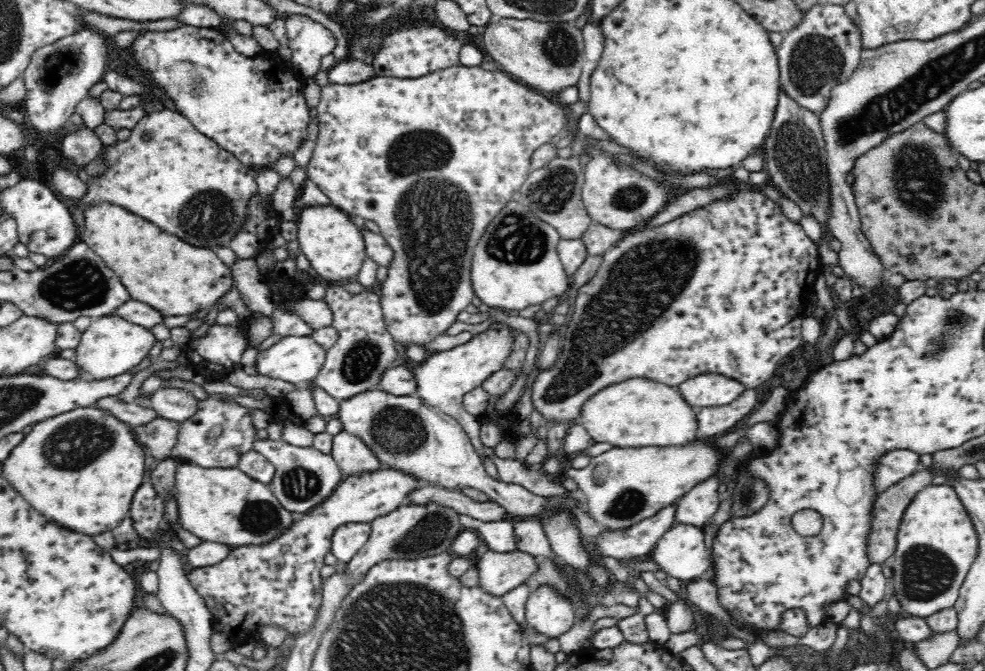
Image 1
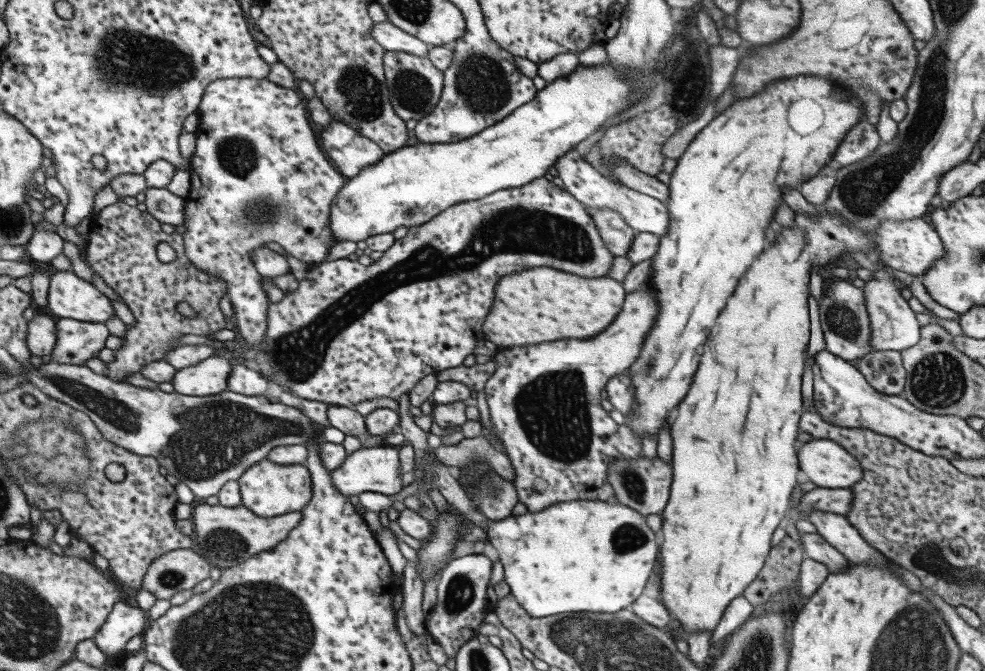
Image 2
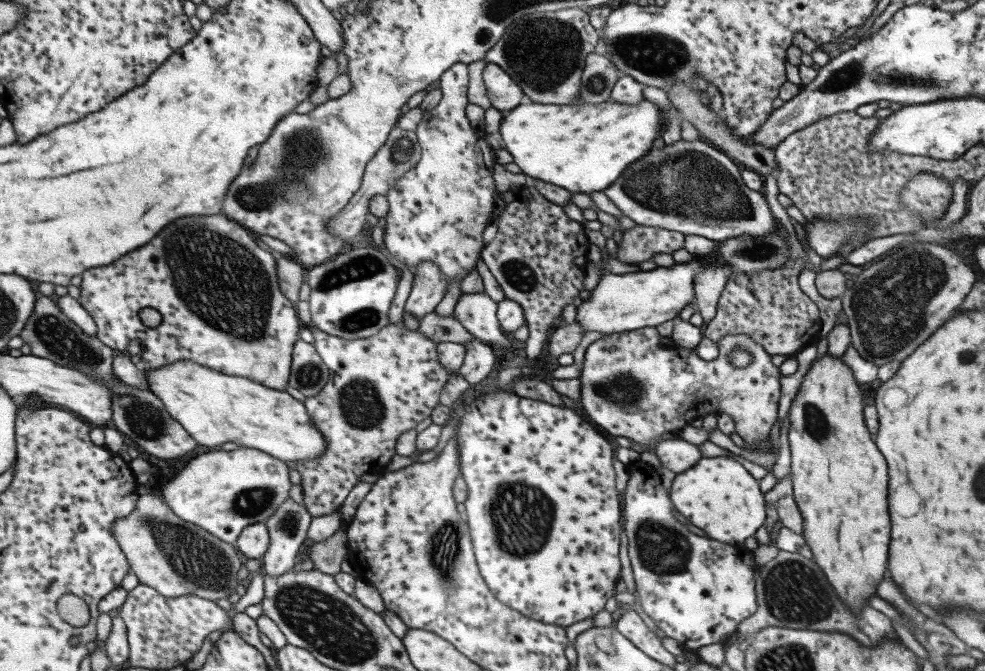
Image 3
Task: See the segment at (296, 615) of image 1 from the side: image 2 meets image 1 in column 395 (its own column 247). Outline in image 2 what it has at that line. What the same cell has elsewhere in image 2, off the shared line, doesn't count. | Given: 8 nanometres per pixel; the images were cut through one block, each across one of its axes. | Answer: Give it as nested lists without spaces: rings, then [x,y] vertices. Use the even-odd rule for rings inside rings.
[[[266,458],[261,459],[241,473],[236,483],[241,496],[240,505],[263,518],[300,512],[312,495],[309,472],[304,464],[275,464]]]

